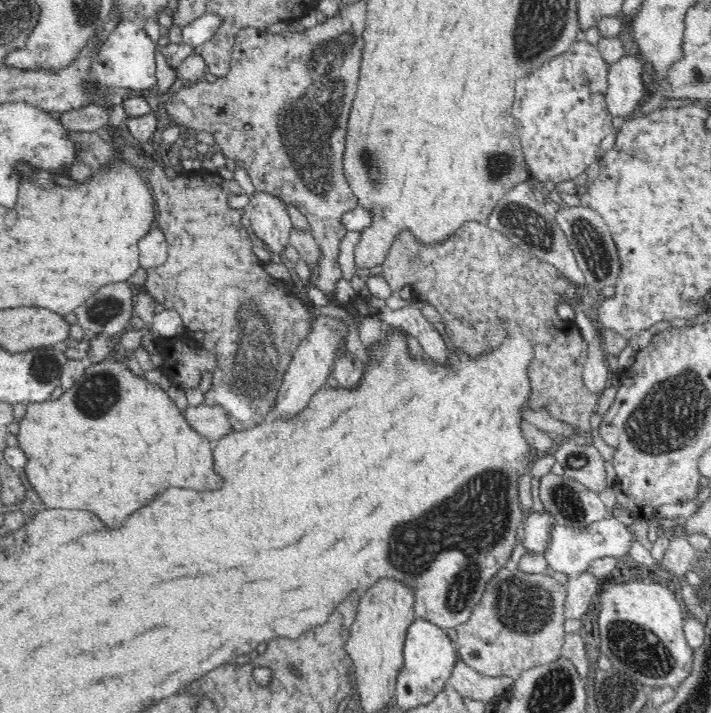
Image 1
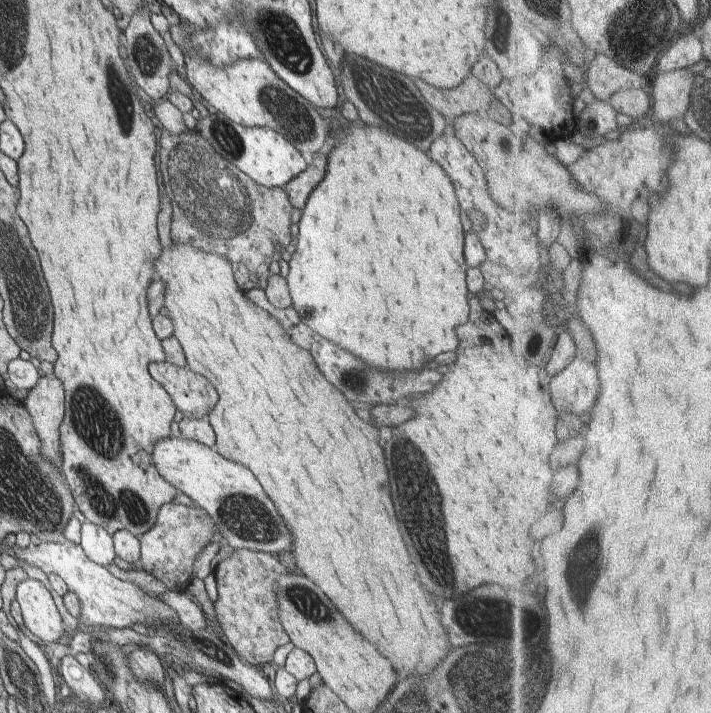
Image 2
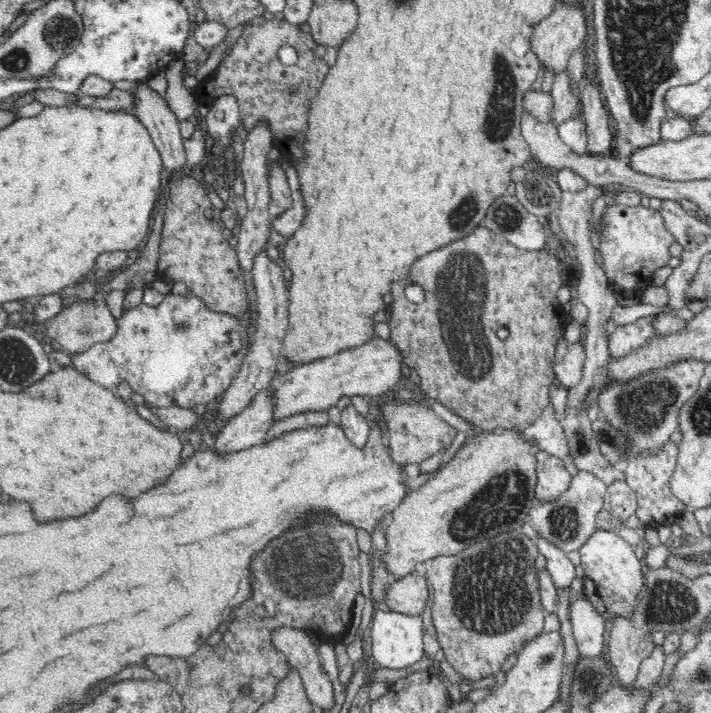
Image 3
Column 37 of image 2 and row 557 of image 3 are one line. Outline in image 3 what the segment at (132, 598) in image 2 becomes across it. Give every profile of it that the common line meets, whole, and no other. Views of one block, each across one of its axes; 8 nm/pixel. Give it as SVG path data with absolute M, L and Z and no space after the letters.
M541 536L537 546L539 553L544 555L546 569L551 575L555 587L560 588L560 590L570 587L572 579L575 577L575 566L566 557L566 553L554 544L544 540Z

